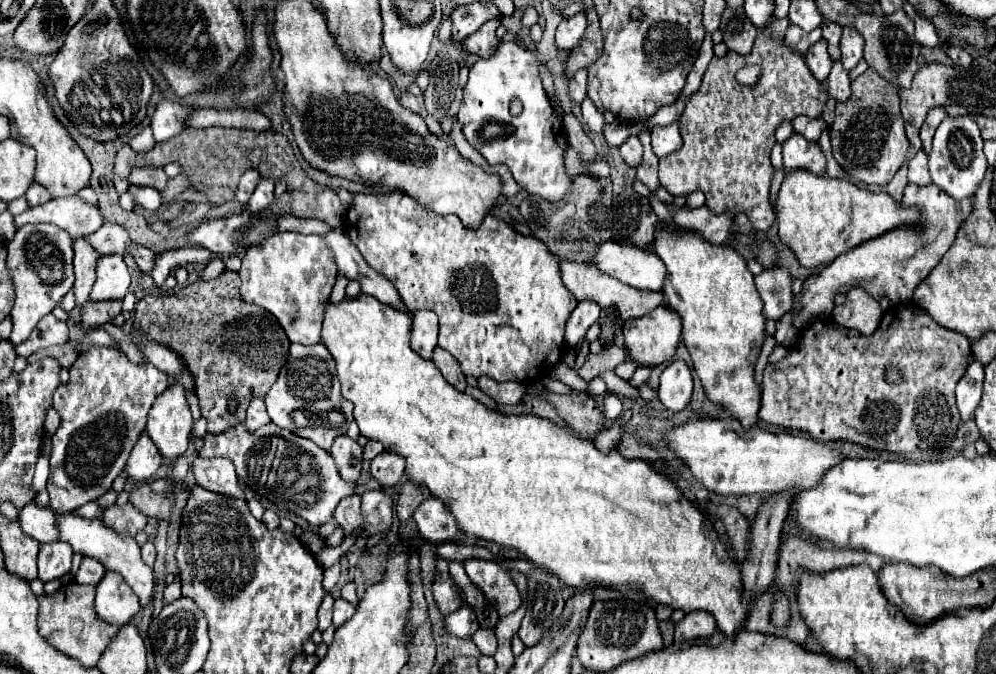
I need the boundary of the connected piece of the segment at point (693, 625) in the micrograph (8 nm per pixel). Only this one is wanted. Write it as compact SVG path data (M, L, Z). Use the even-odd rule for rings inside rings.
M694 612L686 614L678 624L674 632L674 642L682 640L694 640L694 638L708 638L716 632L716 622L706 612Z

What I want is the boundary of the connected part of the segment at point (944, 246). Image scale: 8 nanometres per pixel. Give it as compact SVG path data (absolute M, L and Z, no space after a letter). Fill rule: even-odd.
M908 184L906 190L904 190L902 206L916 206L920 210L920 214L922 214L922 220L918 220L918 224L904 224L904 226L900 226L896 230L888 230L886 234L860 244L858 248L854 248L854 250L838 256L818 276L812 276L804 284L804 290L802 290L802 310L800 310L800 314L794 314L794 326L798 330L806 328L810 324L810 318L828 316L832 312L832 308L834 308L832 298L836 294L846 294L850 288L856 288L856 286L864 288L876 302L880 302L882 298L888 298L892 304L910 304L912 302L914 288L936 266L936 262L942 258L942 254L950 248L950 242L954 242L958 226L966 220L966 214L970 214L970 210L972 210L972 198L970 198L970 202L954 202L948 194L942 194L942 190L938 190L934 184L930 184L930 186Z

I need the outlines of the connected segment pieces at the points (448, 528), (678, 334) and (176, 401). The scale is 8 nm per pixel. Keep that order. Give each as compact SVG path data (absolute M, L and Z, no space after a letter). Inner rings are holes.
M434 498L424 500L418 506L418 510L414 512L414 522L424 540L446 542L446 540L456 540L462 534L456 522L450 518L448 510L442 506L442 502Z
M658 306L650 314L628 320L624 324L624 338L634 362L640 366L658 366L662 362L668 362L676 352L682 338L682 318L668 306Z
M170 386L150 408L146 432L158 446L160 454L176 460L184 454L192 430L192 416L182 386Z

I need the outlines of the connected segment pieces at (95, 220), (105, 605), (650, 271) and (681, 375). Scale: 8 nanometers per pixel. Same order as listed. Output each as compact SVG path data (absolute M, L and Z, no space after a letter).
M80 196L54 198L42 206L28 208L24 214L14 218L16 228L24 224L36 224L36 222L56 224L62 230L66 230L72 238L92 234L104 224L100 210L86 204Z
M106 572L96 586L96 614L98 618L124 626L140 610L138 596L130 590L122 576L116 572Z
M610 240L596 250L594 266L638 290L662 292L664 288L666 266L654 250Z
M682 360L672 362L662 372L660 388L658 388L658 398L672 412L680 412L680 410L690 406L692 374L690 374L690 368Z

